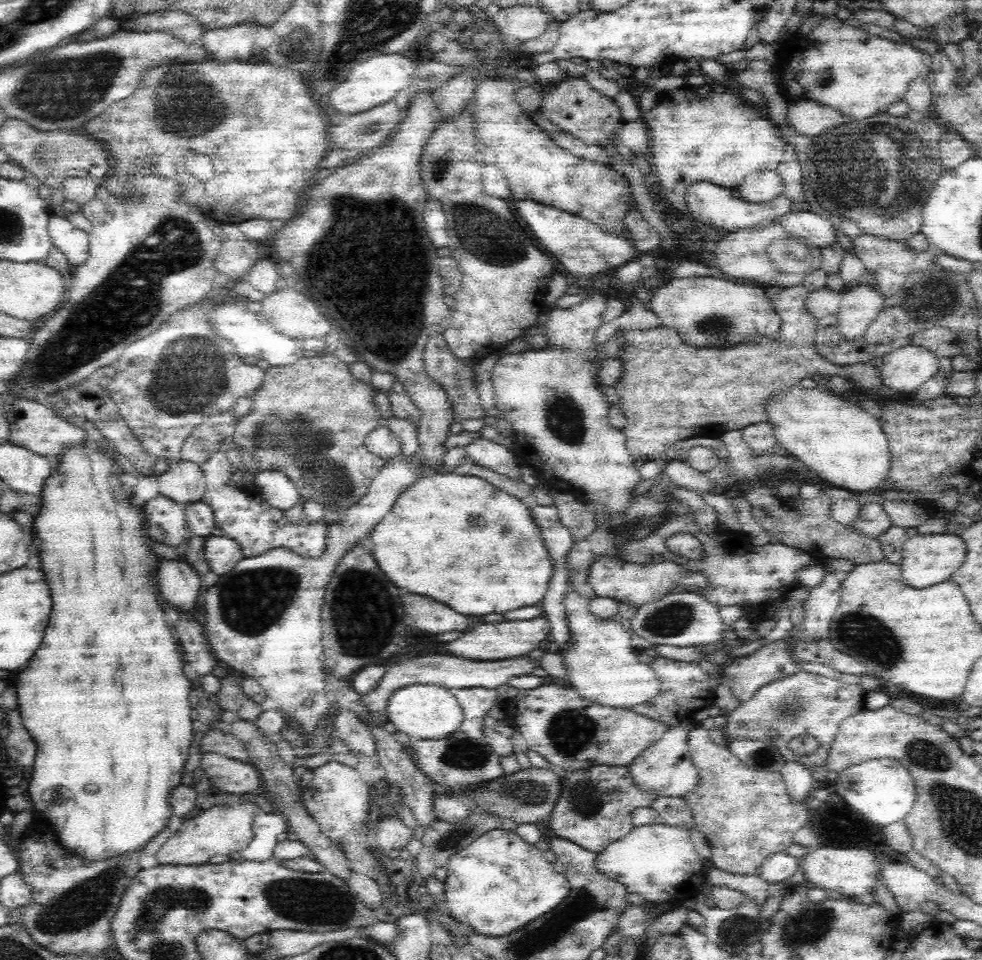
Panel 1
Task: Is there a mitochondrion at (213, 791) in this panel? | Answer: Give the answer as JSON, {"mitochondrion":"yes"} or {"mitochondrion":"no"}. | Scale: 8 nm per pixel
{"mitochondrion":"no"}

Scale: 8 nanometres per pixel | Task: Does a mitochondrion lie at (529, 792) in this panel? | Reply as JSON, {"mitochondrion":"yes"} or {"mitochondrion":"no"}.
{"mitochondrion":"yes"}

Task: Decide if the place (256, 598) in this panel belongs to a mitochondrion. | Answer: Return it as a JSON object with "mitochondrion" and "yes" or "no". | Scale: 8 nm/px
{"mitochondrion":"yes"}

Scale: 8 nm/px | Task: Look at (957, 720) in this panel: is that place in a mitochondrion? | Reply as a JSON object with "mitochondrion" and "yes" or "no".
{"mitochondrion":"no"}

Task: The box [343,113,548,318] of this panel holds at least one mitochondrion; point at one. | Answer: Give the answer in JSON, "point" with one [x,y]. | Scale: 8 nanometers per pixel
{"point":[481,233]}

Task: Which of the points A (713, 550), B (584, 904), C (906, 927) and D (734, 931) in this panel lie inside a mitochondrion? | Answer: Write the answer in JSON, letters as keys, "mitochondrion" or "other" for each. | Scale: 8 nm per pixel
{"A":"other","B":"mitochondrion","C":"other","D":"mitochondrion"}

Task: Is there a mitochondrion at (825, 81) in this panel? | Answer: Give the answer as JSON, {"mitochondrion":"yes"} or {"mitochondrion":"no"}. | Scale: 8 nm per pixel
{"mitochondrion":"no"}

